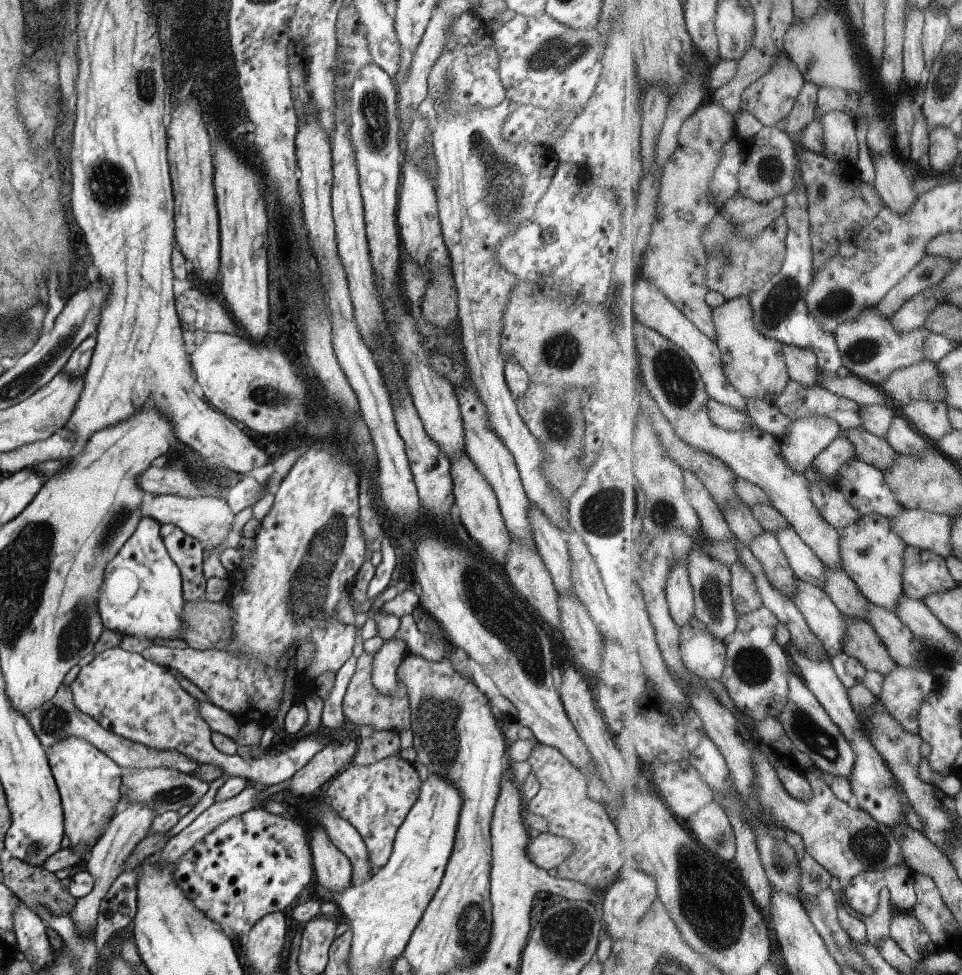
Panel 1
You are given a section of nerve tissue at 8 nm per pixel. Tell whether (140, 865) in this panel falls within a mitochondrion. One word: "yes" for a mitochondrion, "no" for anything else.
no

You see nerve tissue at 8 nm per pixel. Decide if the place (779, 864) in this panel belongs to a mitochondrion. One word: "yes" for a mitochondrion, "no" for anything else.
yes

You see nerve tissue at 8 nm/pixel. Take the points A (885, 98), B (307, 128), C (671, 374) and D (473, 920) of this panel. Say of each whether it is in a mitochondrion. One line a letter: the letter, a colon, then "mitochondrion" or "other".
A: other
B: other
C: mitochondrion
D: mitochondrion

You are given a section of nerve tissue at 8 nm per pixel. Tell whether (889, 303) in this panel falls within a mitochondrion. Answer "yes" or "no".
no

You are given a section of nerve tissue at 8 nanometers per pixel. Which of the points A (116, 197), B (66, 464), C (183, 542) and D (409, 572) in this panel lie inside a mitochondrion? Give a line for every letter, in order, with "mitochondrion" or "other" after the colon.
A: mitochondrion
B: other
C: other
D: other

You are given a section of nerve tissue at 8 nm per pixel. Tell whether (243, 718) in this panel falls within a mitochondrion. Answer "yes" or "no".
no

